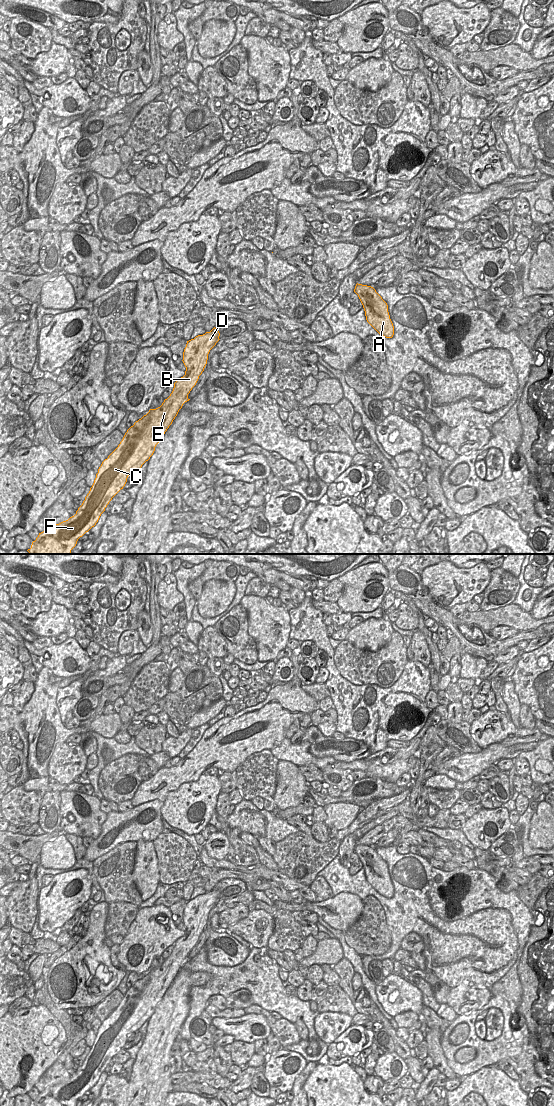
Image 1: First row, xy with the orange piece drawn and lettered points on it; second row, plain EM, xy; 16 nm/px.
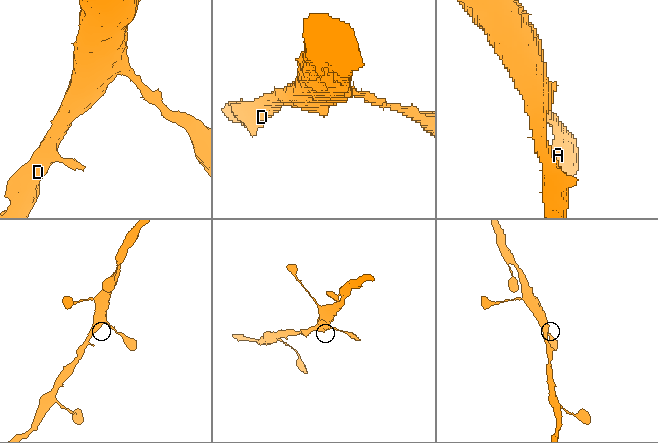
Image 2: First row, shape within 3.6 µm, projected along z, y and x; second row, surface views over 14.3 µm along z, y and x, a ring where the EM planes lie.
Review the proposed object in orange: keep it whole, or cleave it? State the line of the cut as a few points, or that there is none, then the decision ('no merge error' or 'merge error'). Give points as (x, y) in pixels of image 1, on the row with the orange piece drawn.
no cut; no merge error

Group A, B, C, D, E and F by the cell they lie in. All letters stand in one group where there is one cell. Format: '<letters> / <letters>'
A B C D E F

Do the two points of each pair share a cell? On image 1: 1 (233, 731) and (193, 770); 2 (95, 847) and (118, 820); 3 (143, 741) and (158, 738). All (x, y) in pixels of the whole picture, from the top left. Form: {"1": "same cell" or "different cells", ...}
{"1": "same cell", "2": "same cell", "3": "same cell"}

